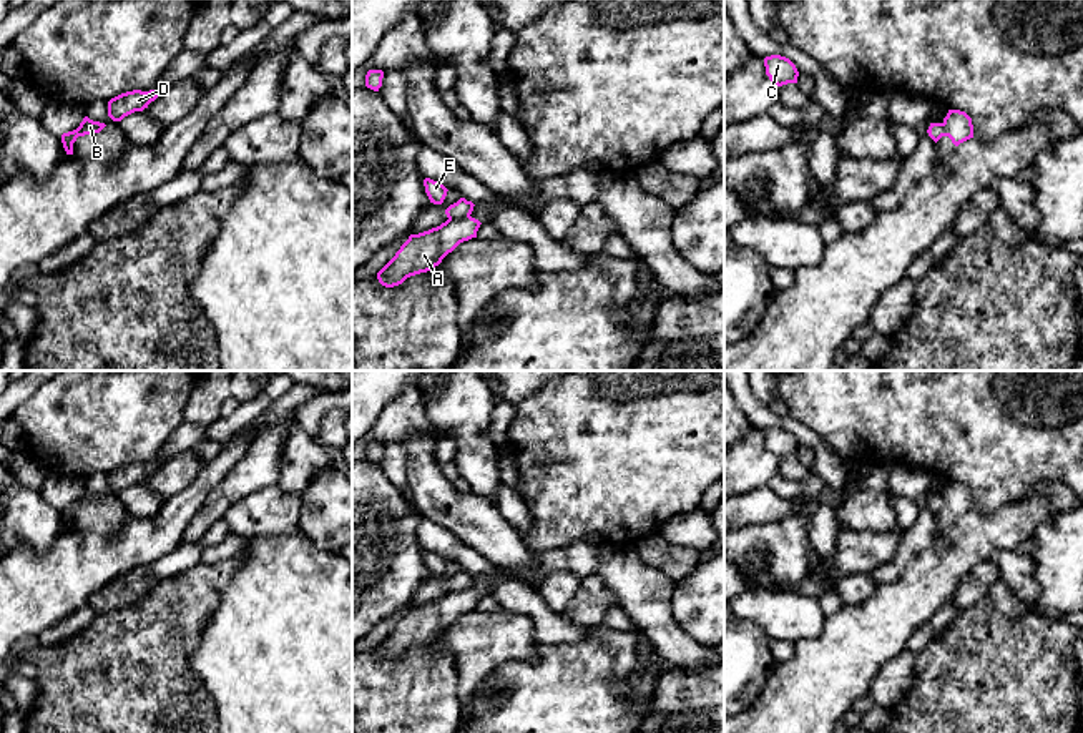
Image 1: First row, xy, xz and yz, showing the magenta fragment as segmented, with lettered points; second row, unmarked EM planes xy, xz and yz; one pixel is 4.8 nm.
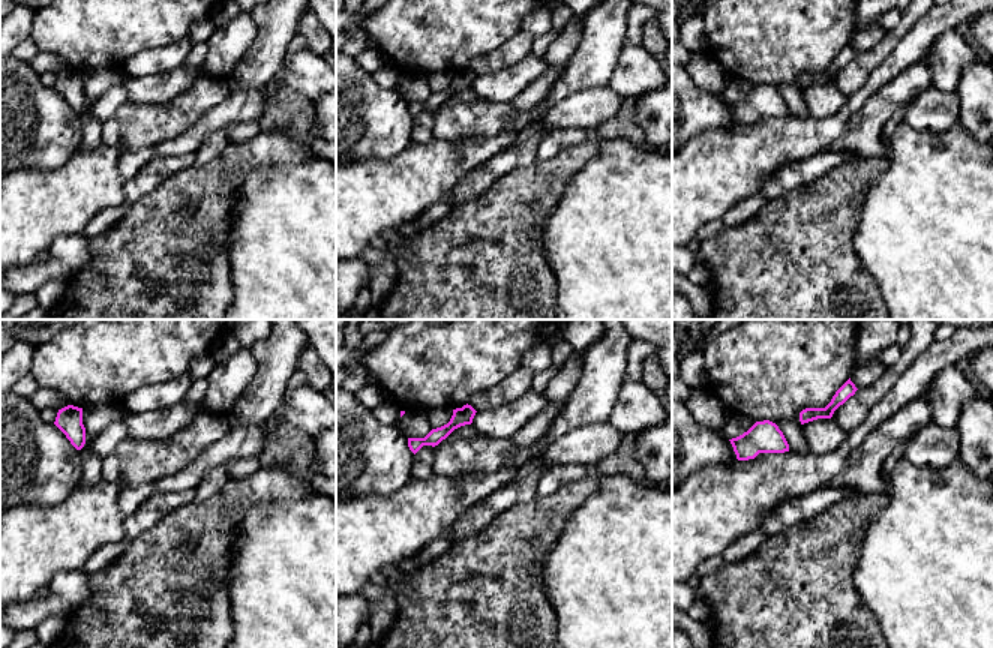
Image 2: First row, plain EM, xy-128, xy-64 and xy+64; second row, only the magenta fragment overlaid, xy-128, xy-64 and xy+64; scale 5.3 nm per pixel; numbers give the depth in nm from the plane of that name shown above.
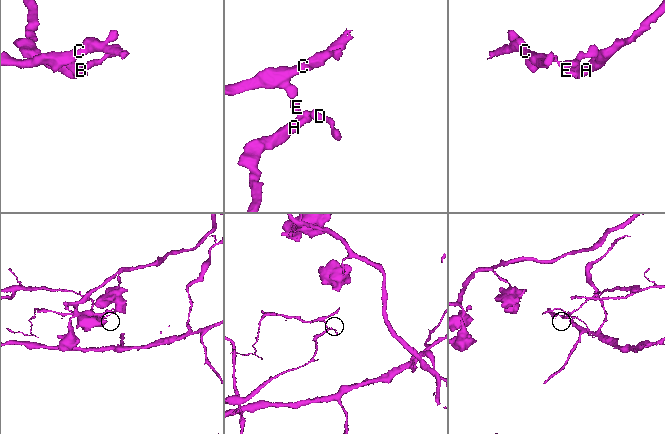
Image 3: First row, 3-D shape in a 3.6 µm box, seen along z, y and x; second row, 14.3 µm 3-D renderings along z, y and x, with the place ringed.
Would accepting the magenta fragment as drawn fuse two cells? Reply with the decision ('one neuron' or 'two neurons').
two neurons

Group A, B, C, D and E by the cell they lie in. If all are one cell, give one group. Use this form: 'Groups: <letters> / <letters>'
Groups: A B / C D E

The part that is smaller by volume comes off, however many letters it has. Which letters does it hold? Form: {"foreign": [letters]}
{"foreign": ["C", "D", "E"]}

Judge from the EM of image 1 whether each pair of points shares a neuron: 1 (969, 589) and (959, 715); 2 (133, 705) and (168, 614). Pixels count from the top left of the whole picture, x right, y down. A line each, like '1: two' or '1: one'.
1: two
2: one

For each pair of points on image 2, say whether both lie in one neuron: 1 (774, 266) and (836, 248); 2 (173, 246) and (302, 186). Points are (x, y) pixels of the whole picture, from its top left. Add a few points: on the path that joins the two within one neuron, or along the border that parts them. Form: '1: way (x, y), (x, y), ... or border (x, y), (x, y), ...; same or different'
1: way (789, 266), (809, 248), (821, 248); same
2: border (243, 183), (233, 206), (233, 230), (228, 252); different

